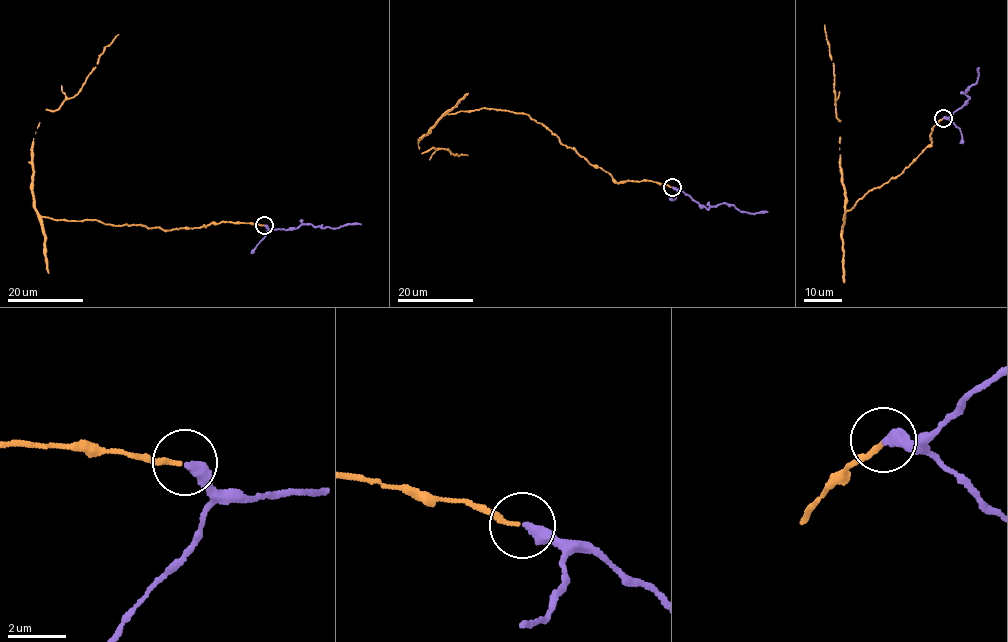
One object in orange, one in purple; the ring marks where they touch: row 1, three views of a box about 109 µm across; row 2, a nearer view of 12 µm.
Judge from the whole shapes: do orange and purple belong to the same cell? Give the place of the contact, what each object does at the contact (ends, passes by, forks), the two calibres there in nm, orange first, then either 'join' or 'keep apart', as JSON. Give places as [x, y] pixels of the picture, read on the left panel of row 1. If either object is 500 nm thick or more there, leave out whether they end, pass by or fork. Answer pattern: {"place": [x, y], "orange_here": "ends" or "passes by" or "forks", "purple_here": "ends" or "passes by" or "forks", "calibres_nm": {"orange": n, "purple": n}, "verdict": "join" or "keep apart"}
{"place": [264, 225], "orange_here": "ends", "purple_here": "ends", "calibres_nm": {"orange": 160, "purple": 380}, "verdict": "join"}

